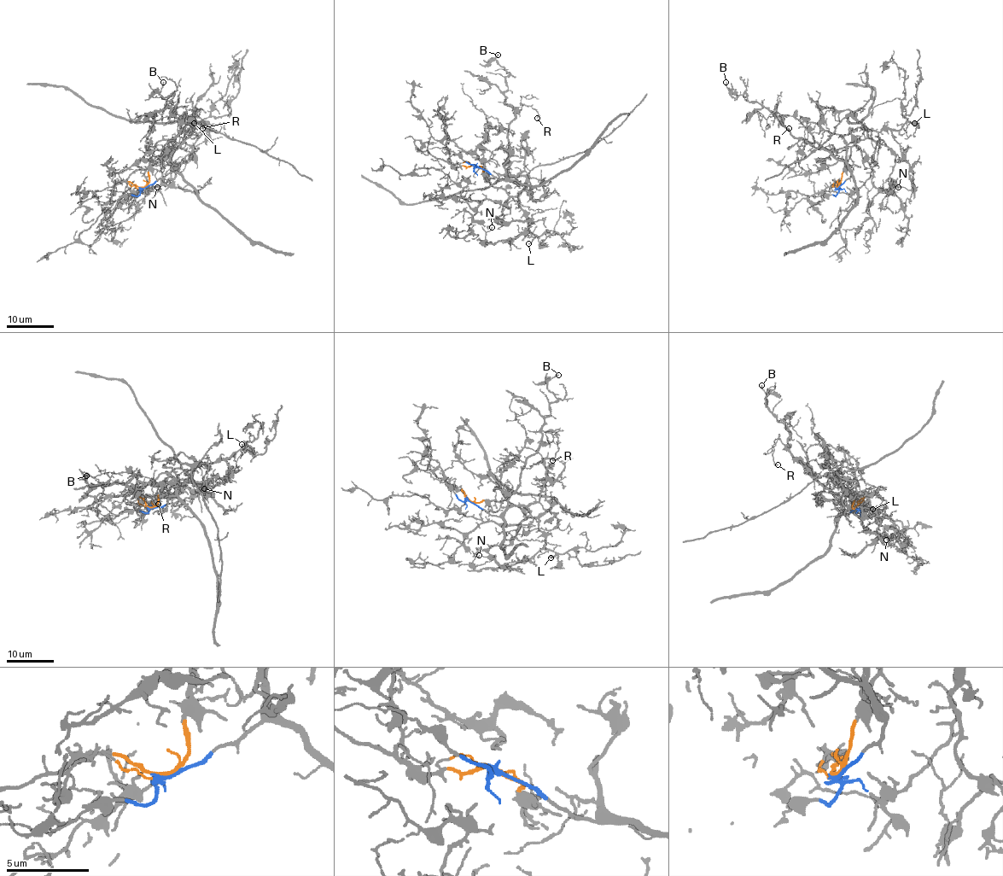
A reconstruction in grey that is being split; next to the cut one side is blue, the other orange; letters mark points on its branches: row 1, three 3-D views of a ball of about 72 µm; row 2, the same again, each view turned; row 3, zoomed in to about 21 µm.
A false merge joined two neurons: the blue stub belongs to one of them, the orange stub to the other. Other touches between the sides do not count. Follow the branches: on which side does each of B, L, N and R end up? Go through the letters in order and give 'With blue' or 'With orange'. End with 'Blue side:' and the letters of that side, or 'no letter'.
B: With blue
L: With orange
N: With orange
R: With blue
Blue side: B, R

